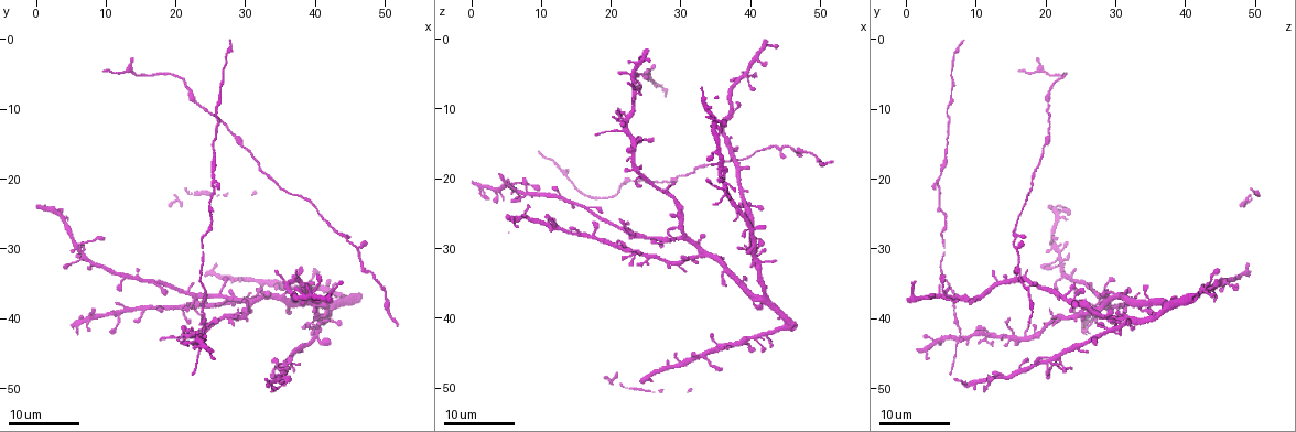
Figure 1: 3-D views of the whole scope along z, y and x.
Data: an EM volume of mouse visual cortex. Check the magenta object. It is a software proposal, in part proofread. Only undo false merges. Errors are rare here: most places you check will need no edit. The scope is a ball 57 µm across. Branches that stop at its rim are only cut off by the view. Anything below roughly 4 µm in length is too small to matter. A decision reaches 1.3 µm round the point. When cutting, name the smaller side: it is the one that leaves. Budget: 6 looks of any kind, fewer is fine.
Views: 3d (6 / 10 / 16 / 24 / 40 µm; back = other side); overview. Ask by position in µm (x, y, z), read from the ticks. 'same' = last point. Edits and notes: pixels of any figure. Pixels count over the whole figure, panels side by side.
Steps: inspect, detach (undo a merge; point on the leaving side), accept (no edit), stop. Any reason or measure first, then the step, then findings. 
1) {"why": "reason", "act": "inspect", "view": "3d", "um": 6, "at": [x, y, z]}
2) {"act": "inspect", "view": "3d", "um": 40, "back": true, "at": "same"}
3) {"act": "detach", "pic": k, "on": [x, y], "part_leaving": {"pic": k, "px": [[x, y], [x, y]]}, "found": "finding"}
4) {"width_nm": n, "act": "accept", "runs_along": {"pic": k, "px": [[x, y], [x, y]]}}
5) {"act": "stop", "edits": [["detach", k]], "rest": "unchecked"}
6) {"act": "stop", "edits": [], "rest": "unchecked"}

{"why": "side arm on a straight run", "act": "inspect", "view": "3d", "um": 24, "at": [44.5, 28.5, 15.5]}

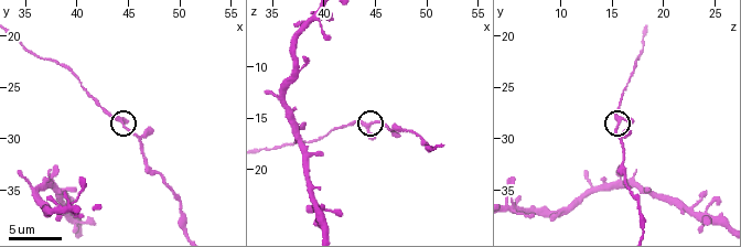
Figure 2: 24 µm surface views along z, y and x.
{"act": "inspect", "view": "3d", "um": 10, "at": [44.4, 28.6, 15.6]}

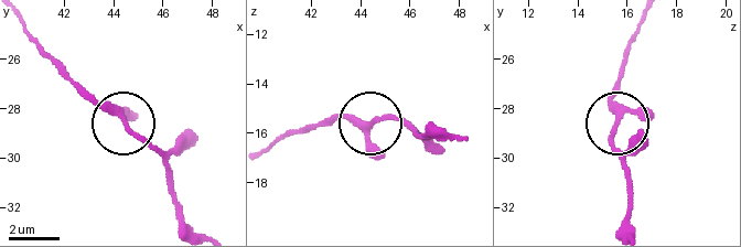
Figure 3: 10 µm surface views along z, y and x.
{"arms": 3, "act": "accept", "found": "all the same neuron"}

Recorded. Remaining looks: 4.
{"why": "arms run side by side", "act": "inspect", "view": "3d", "um": 16, "at": [37.4, 33.4, 16.0]}

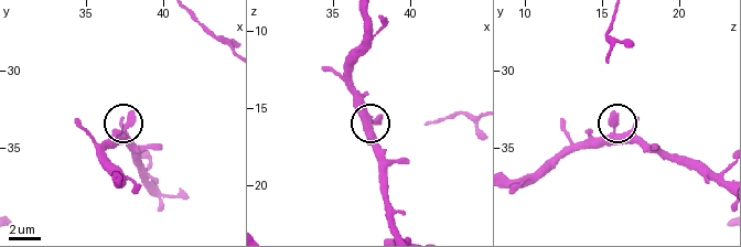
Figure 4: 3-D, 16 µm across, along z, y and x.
{"act": "inspect", "view": "3d", "um": 16, "back": true, "at": [37.8, 33.4, 16.0]}

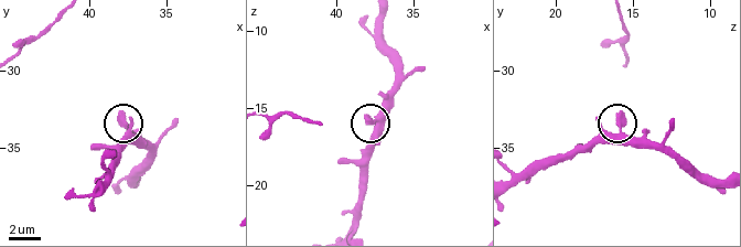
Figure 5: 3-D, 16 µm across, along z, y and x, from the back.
{"arms": 3, "act": "accept", "runs_along": {"pic": 5, "px": [[96, 194], [128, 143], [126, 126], [146, 146]]}, "found": "continuous, no second neuron"}

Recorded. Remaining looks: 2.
{"act": "inspect", "view": "3d", "um": 16, "at": [24.0, 43.0, 7.5]}

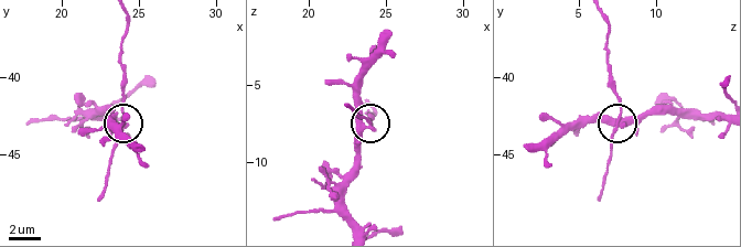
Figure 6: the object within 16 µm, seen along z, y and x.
{"act": "inspect", "view": "3d", "um": 6, "at": "same"}

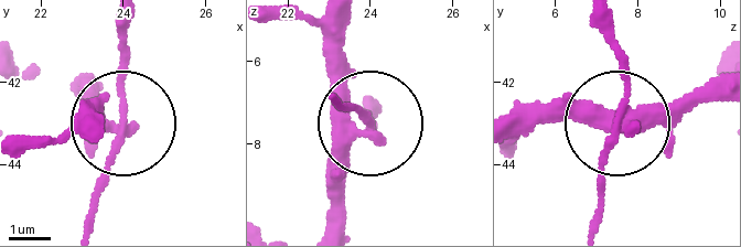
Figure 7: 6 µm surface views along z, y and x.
{"width_nm": 310, "act": "accept", "runs_along": {"pic": 7, "px": [[719, 97], [618, 121], [519, 118]]}, "found": "continuous, no second neuron"}

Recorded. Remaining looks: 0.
{"act": "stop", "edits": [], "rest": "unchecked"}

